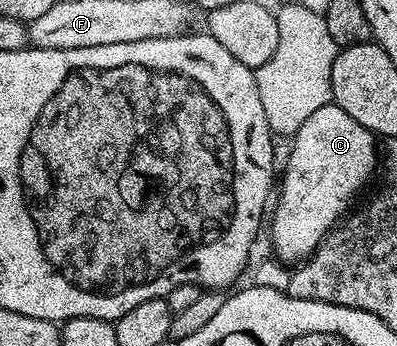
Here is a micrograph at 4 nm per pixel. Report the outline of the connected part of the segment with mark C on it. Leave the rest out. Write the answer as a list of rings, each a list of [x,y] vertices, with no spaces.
[[[331,103],[322,110],[322,117],[323,121],[307,121],[294,133],[292,141],[295,142],[291,145],[287,170],[283,173],[283,190],[280,193],[278,190],[269,217],[274,256],[283,263],[298,263],[310,257],[324,235],[331,232],[352,208],[355,193],[366,187],[374,173],[376,176],[381,161],[380,150],[375,150],[376,134],[361,127],[353,115],[345,115],[341,107]]]

